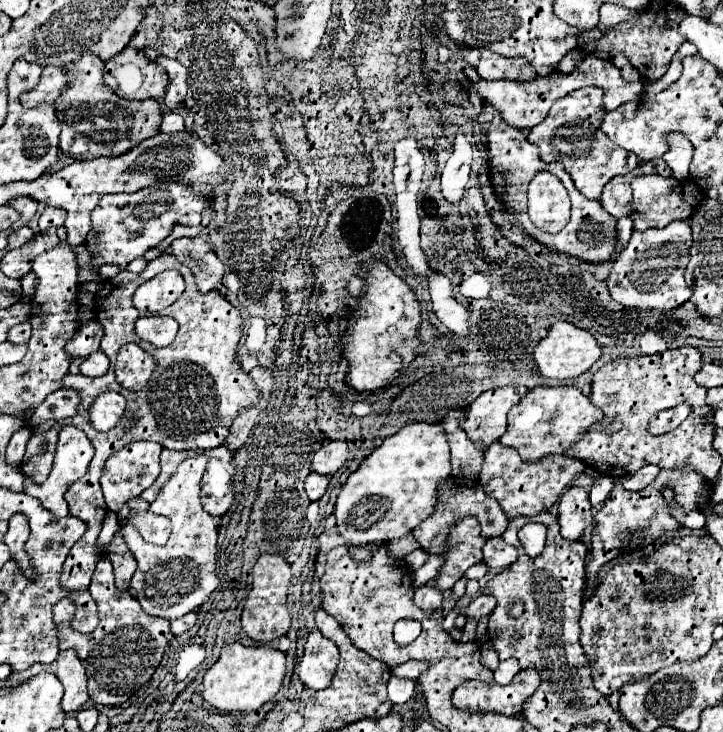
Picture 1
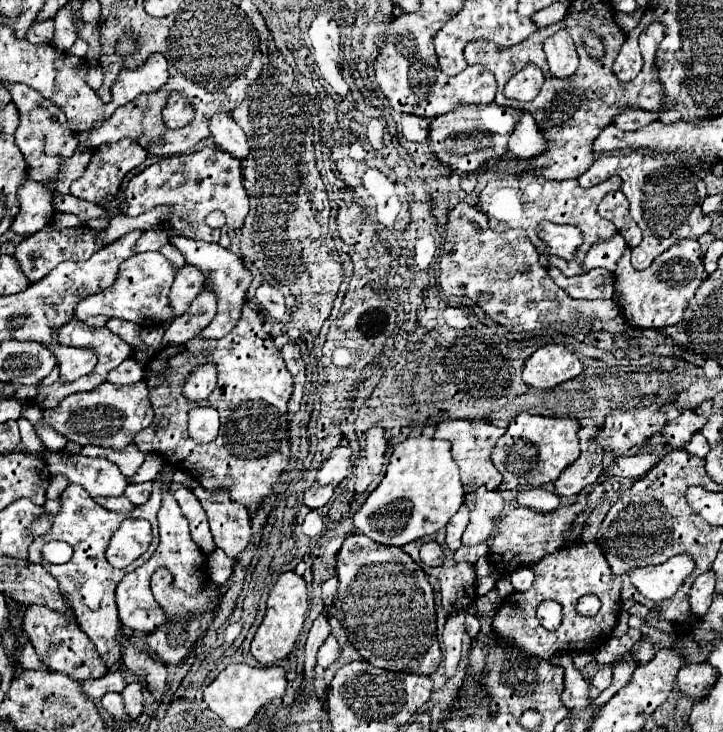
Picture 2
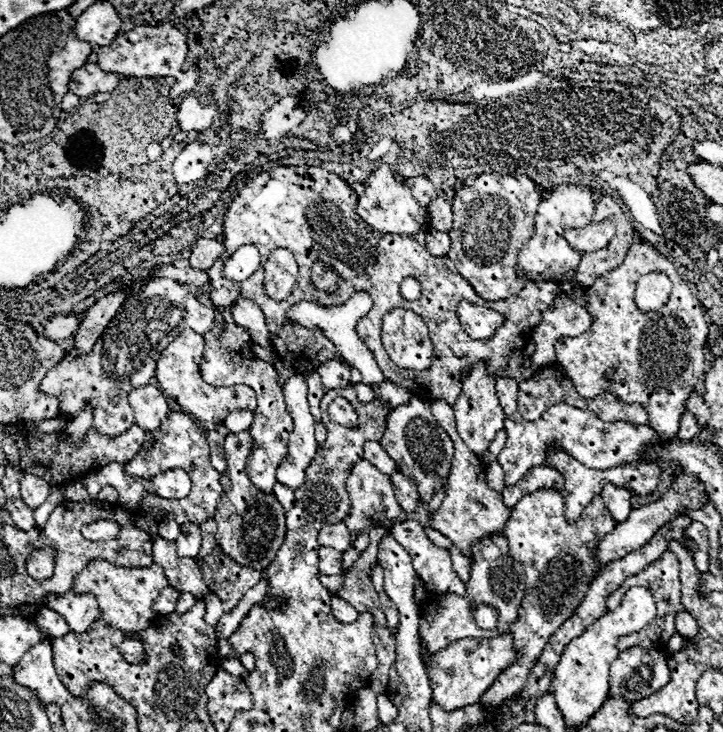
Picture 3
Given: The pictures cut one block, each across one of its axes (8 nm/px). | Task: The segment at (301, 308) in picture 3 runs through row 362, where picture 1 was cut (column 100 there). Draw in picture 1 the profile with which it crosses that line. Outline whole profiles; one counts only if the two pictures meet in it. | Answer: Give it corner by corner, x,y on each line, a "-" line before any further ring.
98,350
96,354
90,354
90,356
82,362
80,372
82,372
84,376
90,376
90,378
98,378
98,376
106,374
106,372
108,372
108,358
106,358
106,354
104,354
102,350

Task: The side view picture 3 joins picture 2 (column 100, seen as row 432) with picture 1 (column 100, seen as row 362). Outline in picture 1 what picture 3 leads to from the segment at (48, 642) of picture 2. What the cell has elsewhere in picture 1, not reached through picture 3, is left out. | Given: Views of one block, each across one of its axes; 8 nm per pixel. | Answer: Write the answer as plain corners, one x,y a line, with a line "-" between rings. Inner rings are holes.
104,558
96,564
88,590
98,602
98,612
100,612
98,628
92,634
76,632
70,626
74,618
74,610
76,610
74,602
67,597
63,598
53,607
53,619
58,630
58,648
76,650
78,658
82,660
86,668
88,694
96,704
118,706
126,702
138,690
138,682
148,682
154,670
158,668
164,648
172,638
170,622
164,618
152,618
144,614
136,598
132,598
130,594
124,594
122,598
118,598
112,564
106,562
-
148,618
152,620
148,622

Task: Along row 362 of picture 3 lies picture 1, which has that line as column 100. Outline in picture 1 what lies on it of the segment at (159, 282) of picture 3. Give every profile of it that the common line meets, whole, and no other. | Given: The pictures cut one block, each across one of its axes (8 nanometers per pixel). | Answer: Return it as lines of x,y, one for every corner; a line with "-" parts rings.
84,52
80,60
68,62
62,70
70,76
70,82
62,90
62,94
56,98
54,108
56,108
56,116
60,120
60,128
62,128
60,150
66,156
72,156
74,160
92,160
98,156
120,156
120,154
132,150
134,146
138,146
142,140
160,132
160,116
162,116
160,104
156,100
124,100
124,98
120,98
114,90
110,90
104,84
104,80
102,80
104,62
96,54

